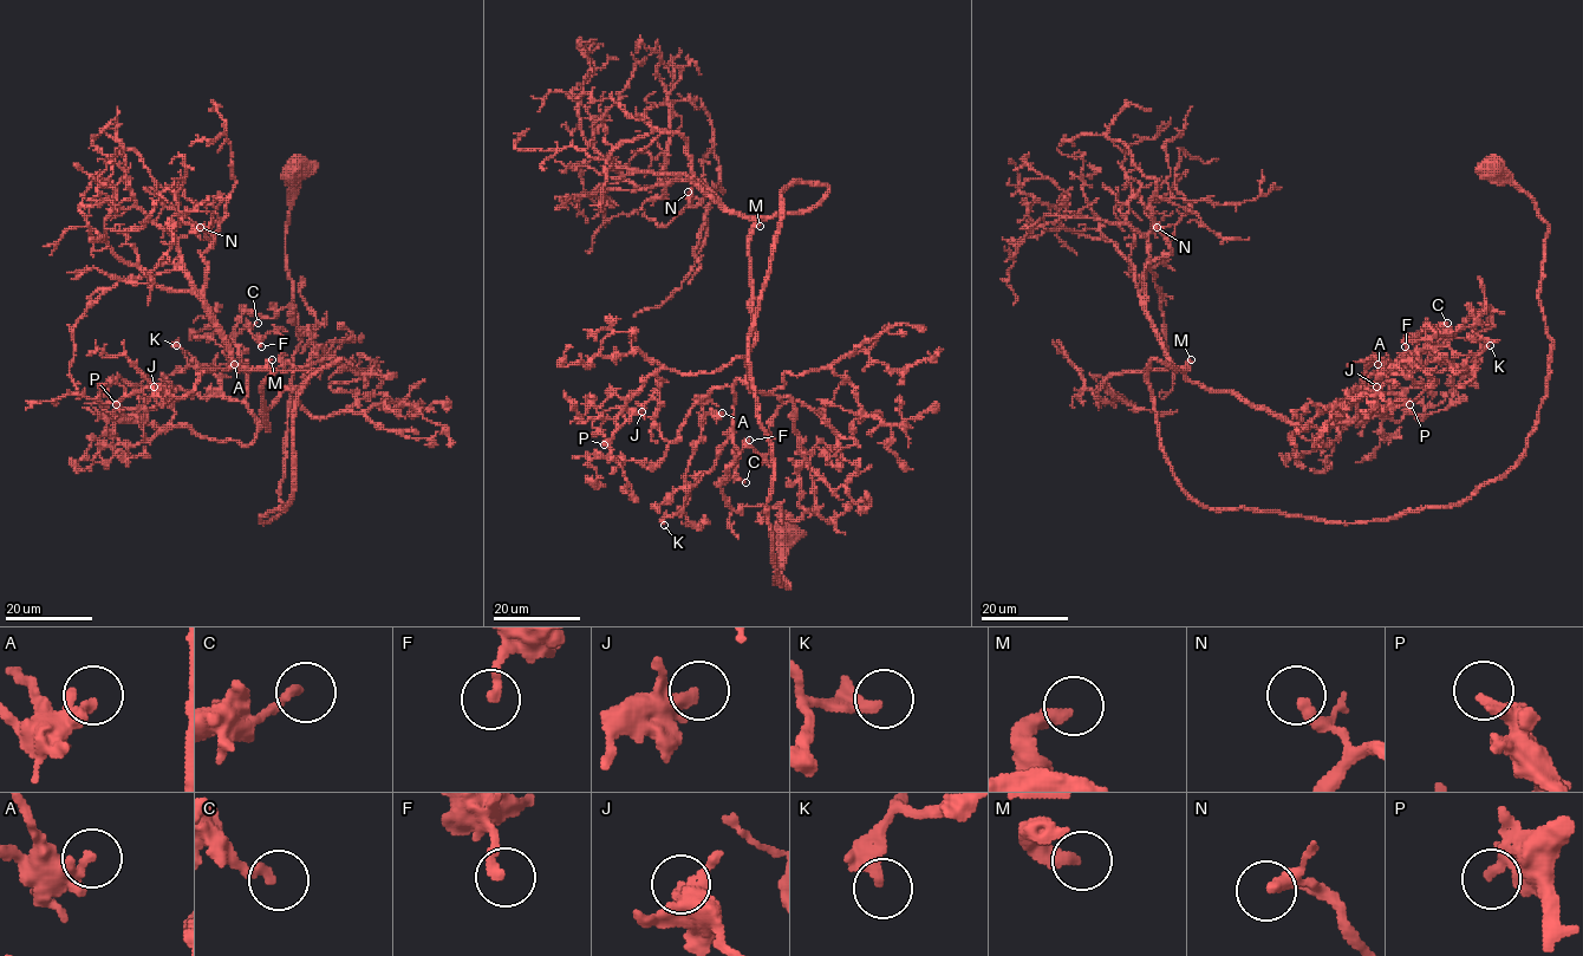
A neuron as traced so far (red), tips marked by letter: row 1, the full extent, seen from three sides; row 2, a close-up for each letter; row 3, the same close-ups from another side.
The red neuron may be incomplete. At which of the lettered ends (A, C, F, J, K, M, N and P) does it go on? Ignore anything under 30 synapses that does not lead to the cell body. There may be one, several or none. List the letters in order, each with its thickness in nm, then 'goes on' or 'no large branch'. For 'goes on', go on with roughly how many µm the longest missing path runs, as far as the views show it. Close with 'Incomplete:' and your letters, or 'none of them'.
A: calibre 200 nm; no large branch
C: calibre 240 nm; no large branch
F: calibre 240 nm; no large branch
J: calibre 280 nm; no large branch
K: calibre 360 nm; no large branch
M: calibre 320 nm; goes on; missing 90 µm
N: calibre 240 nm; no large branch
P: calibre 320 nm; no large branch
Incomplete: M

